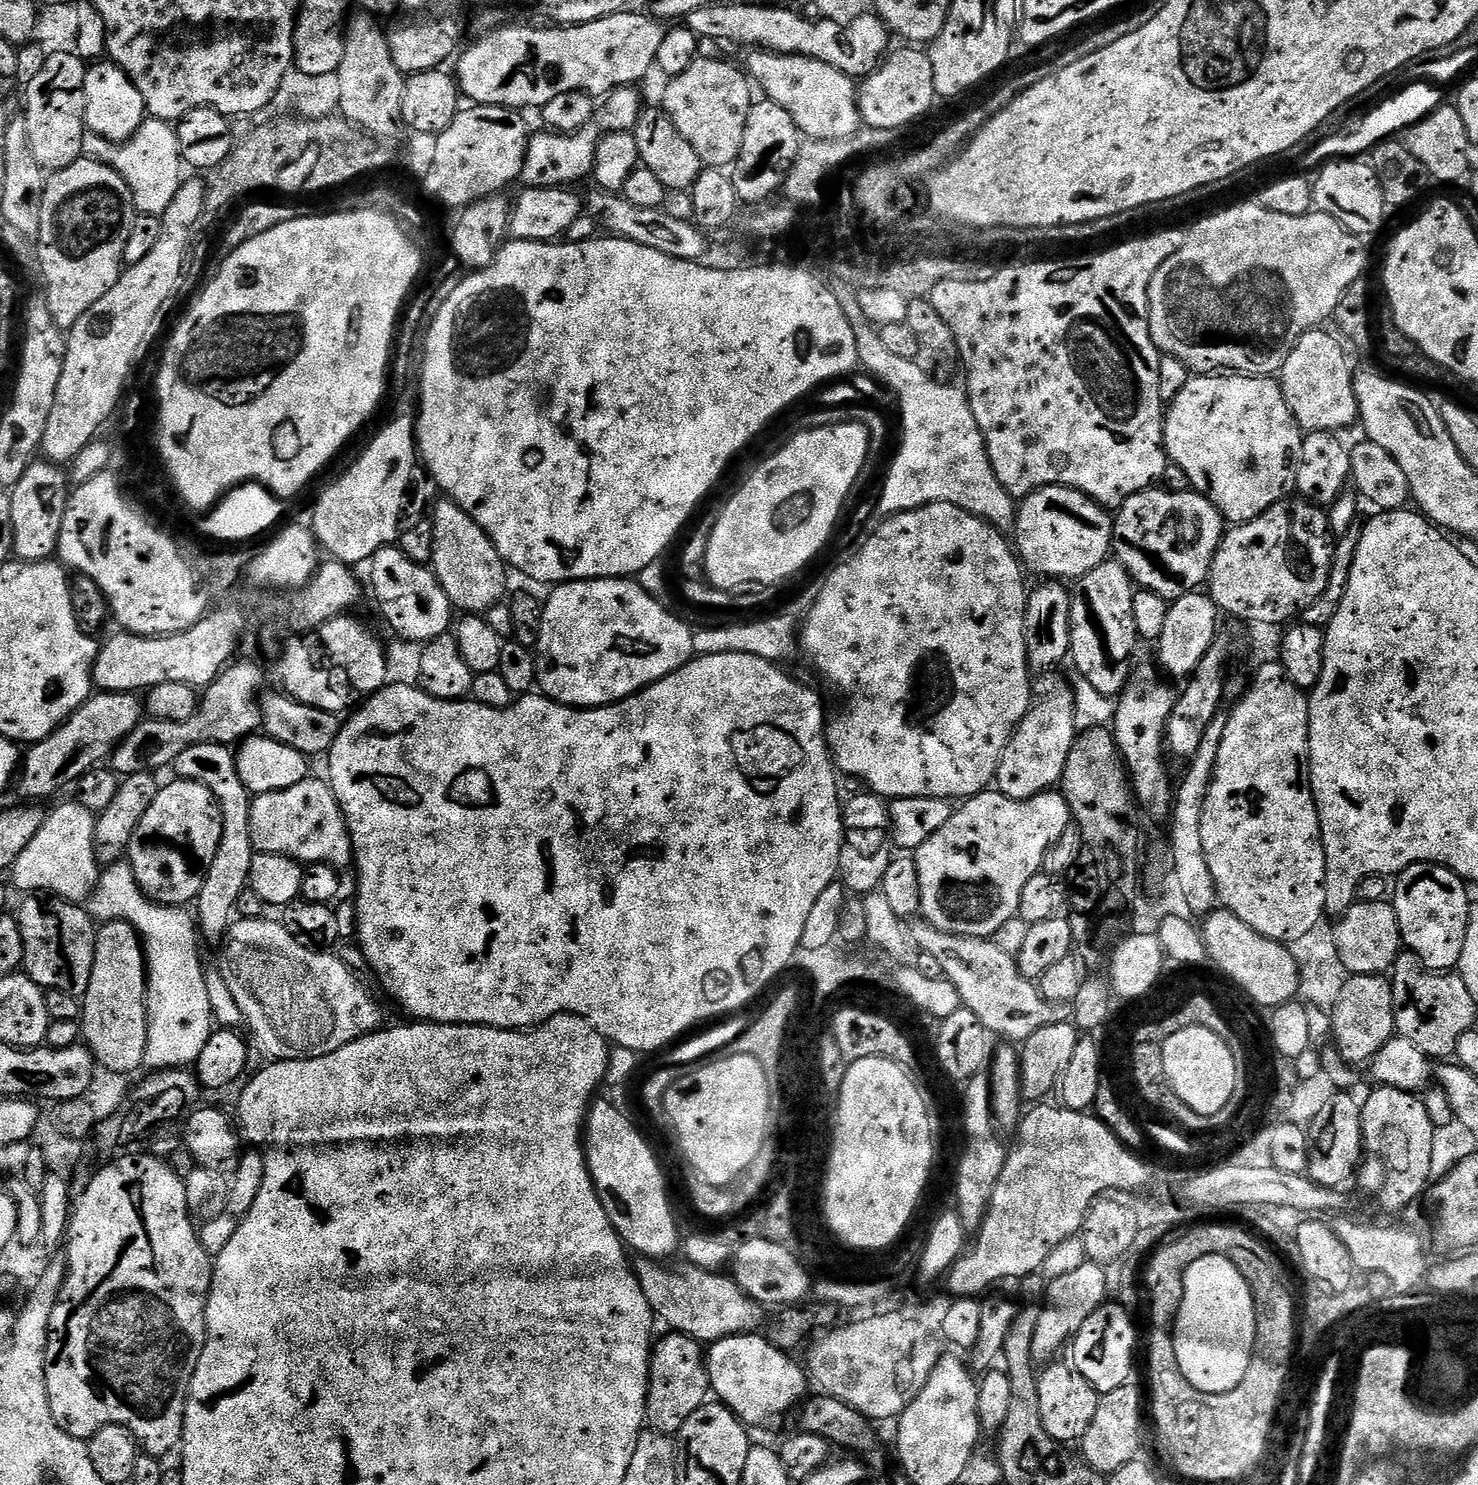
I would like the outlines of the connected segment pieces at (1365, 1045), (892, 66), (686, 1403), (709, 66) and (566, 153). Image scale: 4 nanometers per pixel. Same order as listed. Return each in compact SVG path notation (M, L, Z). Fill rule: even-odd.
M1349 975L1337 1001L1330 1009L1332 1016L1332 1036L1335 1047L1349 1066L1367 1065L1388 1040L1397 1035L1394 1022L1394 994L1392 981L1387 975L1353 976Z
M904 46L901 52L894 52L869 76L863 77L859 85L860 118L867 127L903 130L907 124L922 119L931 110L932 103L937 103L938 97L934 90L934 66L930 62L927 51Z
M669 1331L655 1341L652 1349L652 1370L648 1375L647 1423L655 1431L667 1434L679 1433L680 1427L709 1399L708 1365L701 1341Z
M698 58L685 72L671 77L664 88L662 107L665 114L674 122L678 134L682 134L682 138L694 146L694 154L698 154L698 158L709 169L724 170L735 165L742 150L742 138L746 134L746 122L754 103L754 95L749 77L741 69L740 72L724 60Z
M636 86L615 88L607 93L605 104L601 103L596 109L587 126L577 132L554 132L540 130L528 142L522 180L529 188L562 188L576 186L579 180L592 176L592 167L596 161L598 142L611 132L632 132L635 129L640 113L644 111L645 101L640 101L641 89Z

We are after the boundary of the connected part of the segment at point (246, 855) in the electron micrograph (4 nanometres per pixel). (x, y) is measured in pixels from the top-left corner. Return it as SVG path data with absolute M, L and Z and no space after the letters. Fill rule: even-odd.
M199 744L190 746L190 750L182 750L182 754L178 754L176 759L174 772L179 779L193 780L206 786L206 790L210 790L210 794L214 794L214 798L220 803L222 842L218 842L218 854L214 854L214 862L210 862L210 870L206 870L202 890L194 901L194 916L198 921L198 932L203 943L220 946L225 943L228 935L238 894L242 894L242 890L248 887L250 878L254 855L249 830L252 796L242 778L238 778L233 749L226 744Z

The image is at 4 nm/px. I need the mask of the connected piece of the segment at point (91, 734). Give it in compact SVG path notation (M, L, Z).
M100 692L89 696L62 727L54 730L54 734L27 749L18 776L18 788L20 784L20 792L24 795L21 797L40 802L43 796L52 796L67 784L75 785L84 773L103 765L145 716L146 708L141 697L131 692Z

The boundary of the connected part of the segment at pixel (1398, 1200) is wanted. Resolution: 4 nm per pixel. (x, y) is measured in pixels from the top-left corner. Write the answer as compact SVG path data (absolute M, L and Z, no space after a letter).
M1383 1086L1373 1089L1368 1097L1363 1097L1360 1109L1364 1155L1360 1158L1358 1181L1361 1190L1382 1211L1400 1212L1410 1207L1423 1192L1425 1195L1432 1180L1430 1157L1436 1127L1430 1122L1430 1114L1426 1114L1419 1095Z

